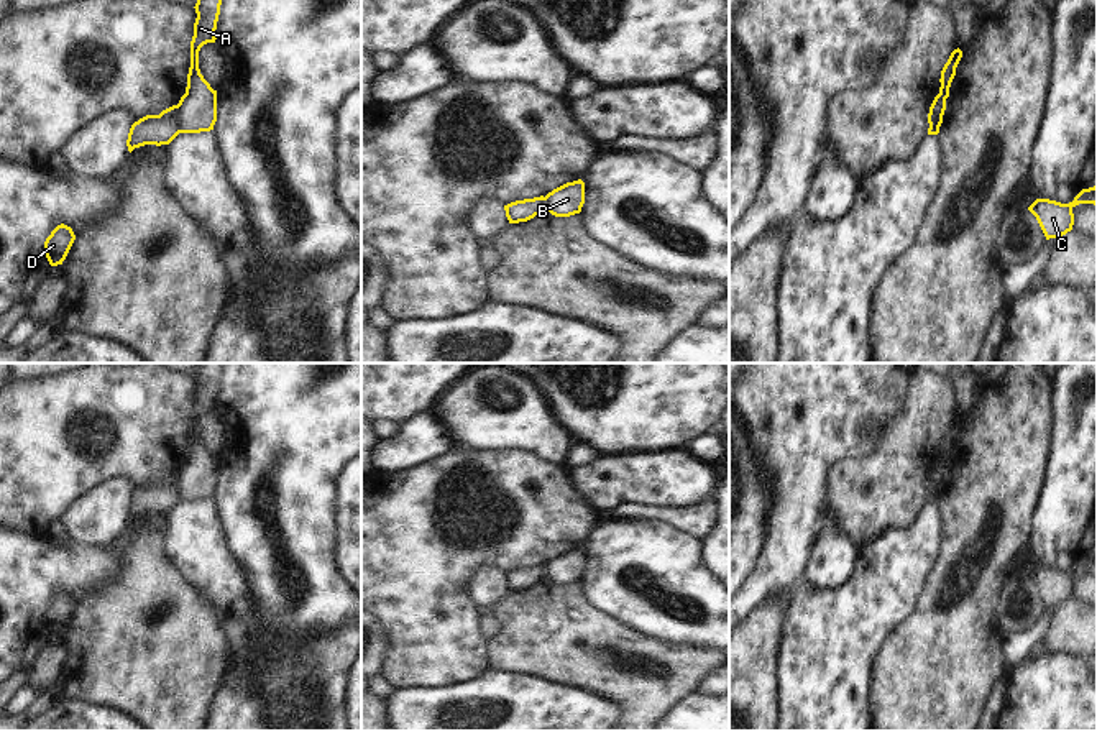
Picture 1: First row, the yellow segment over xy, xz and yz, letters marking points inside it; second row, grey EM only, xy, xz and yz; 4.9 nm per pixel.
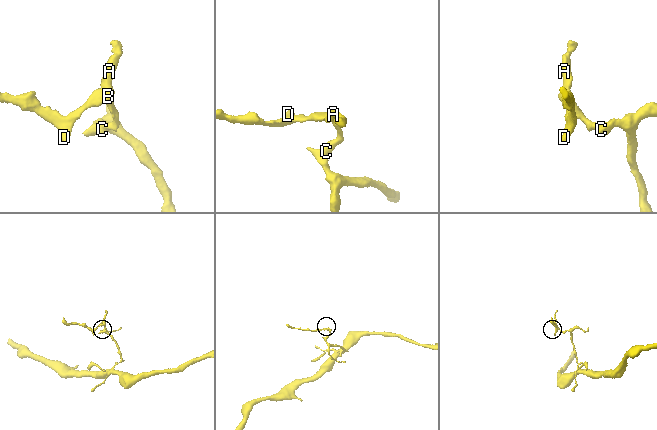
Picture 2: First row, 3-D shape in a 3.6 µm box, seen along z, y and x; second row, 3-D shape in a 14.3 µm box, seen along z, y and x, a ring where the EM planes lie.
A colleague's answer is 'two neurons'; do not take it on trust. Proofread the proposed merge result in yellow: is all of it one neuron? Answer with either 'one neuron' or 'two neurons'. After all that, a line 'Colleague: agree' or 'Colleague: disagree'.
two neurons
Colleague: agree

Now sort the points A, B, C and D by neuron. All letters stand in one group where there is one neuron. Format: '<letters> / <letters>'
A B C / D

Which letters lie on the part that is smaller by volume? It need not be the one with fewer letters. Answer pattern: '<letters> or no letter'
D

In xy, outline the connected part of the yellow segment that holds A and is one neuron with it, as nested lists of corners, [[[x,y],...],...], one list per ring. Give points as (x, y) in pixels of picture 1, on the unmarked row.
[[[200,363],[195,371],[194,404],[190,409],[190,435],[186,462],[177,471],[179,501],[200,501],[213,498],[217,490],[217,458],[204,447],[199,437],[199,419],[215,411],[215,398],[223,363]]]

